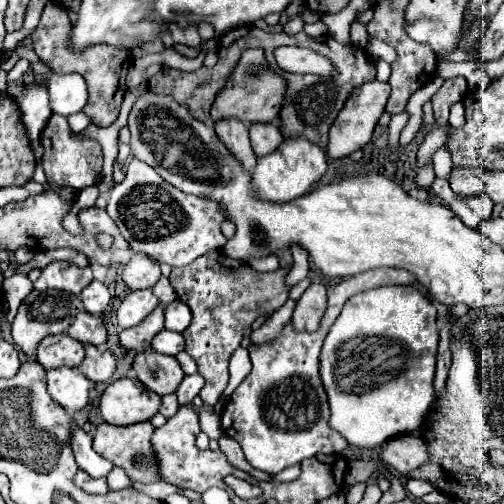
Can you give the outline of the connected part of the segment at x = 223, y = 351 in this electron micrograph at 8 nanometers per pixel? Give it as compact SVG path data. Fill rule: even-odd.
M210 251L198 257L192 265L172 269L170 283L180 301L184 301L192 311L192 323L182 333L186 339L186 353L198 363L198 373L204 375L206 385L200 397L206 405L216 405L222 391L228 385L228 359L234 349L240 347L244 329L260 315L272 315L278 311L290 295L286 287L286 275L290 267L276 269L272 273L256 273L248 263L226 257L222 251Z

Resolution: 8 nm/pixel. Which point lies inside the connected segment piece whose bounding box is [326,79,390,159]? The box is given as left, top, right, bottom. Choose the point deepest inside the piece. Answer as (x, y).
(353, 127)

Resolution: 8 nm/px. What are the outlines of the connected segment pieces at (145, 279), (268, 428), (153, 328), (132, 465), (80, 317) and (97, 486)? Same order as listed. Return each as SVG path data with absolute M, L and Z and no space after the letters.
M136 253L124 267L124 283L136 291L154 287L160 279L160 265L144 253Z
M370 269L352 279L344 279L328 287L328 307L320 319L320 327L314 333L294 329L292 321L284 327L284 333L272 341L272 345L250 345L252 359L250 375L236 387L222 411L224 435L240 443L248 463L264 473L276 475L290 465L298 465L316 453L342 453L348 443L328 425L330 409L328 395L320 381L320 351L324 337L340 315L344 303L362 291L382 285L410 285L414 277L404 269Z
M156 307L140 325L120 331L120 345L134 351L144 351L150 347L152 339L164 329L164 309Z
M150 421L146 423L136 423L136 425L128 425L128 427L114 427L110 423L102 423L96 427L96 435L94 435L94 451L100 453L104 459L112 461L116 467L122 467L126 471L126 475L132 481L140 481L140 483L158 483L160 477L160 467L158 467L158 459L156 453L152 449L150 437L154 433L154 427Z
M80 311L74 319L74 323L68 327L68 335L76 341L80 341L82 345L104 345L106 343L106 327L102 323L102 317L98 315L90 315L86 311Z
M78 471L76 477L74 477L74 481L76 481L76 487L84 489L86 493L108 493L106 479L92 479L84 471Z

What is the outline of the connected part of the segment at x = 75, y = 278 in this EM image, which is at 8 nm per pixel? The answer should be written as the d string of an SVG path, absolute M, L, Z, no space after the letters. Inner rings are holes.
M56 261L56 263L50 263L42 269L42 275L34 283L34 289L36 291L56 289L56 291L66 291L66 293L78 295L90 281L92 281L92 269L90 267L80 269L76 265Z

